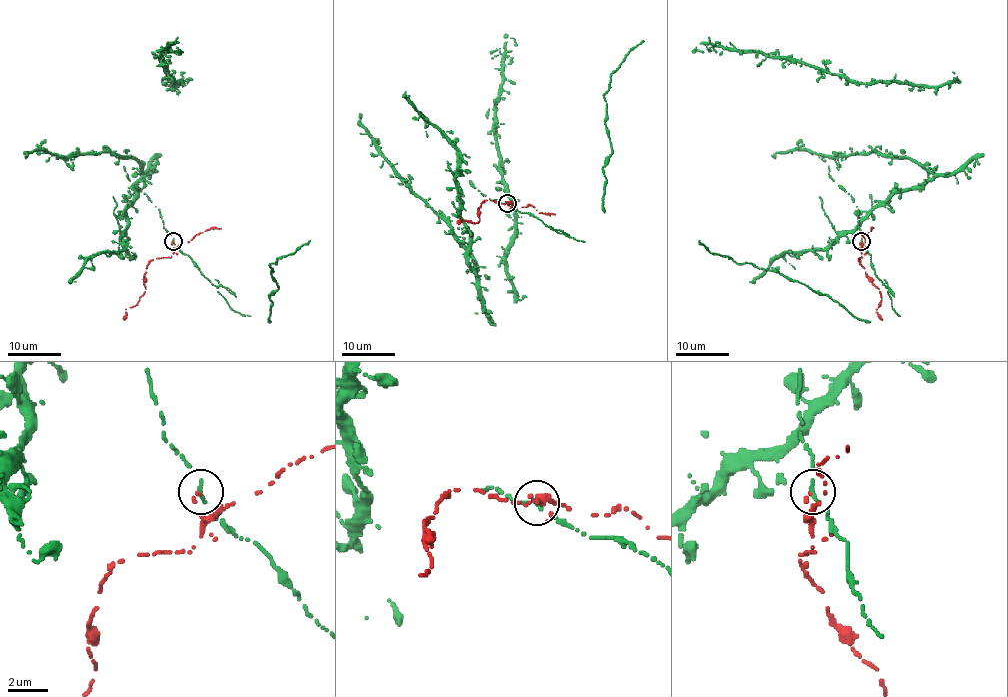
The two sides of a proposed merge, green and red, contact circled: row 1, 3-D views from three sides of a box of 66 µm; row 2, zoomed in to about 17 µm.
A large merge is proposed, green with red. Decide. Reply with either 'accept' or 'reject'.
reject

